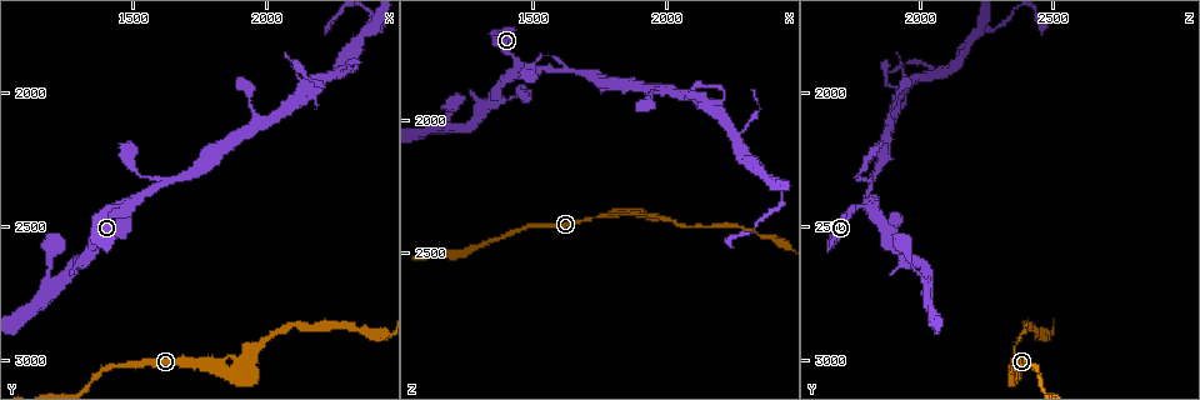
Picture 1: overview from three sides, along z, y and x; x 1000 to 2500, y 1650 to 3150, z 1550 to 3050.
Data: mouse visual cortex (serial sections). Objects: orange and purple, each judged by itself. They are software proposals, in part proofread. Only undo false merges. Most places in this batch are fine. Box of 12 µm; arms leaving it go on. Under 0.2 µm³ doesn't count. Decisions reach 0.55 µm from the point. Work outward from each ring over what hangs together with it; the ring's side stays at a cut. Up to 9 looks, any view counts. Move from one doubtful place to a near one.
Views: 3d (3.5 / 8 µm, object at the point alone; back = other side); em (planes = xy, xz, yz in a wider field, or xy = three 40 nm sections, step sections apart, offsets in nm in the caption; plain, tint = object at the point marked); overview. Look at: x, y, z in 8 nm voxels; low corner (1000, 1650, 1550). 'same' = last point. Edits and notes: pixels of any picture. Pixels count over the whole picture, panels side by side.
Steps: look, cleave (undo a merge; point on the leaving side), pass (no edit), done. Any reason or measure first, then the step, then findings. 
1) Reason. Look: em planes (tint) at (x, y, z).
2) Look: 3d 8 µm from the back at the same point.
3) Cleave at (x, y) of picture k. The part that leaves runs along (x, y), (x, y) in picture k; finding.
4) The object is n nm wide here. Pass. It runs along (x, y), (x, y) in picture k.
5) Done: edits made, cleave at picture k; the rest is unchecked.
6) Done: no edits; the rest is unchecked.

Sudden change in width. Look: 3d 3.5 µm at (1960, 2970, 2360).

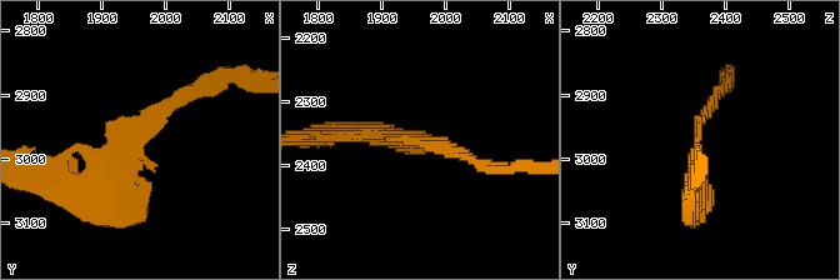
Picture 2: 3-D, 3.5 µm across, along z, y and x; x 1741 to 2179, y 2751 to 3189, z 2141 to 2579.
The arms are 150, 300 nm wide. Look: em planes (tint) at (1955, 2970, 2360).

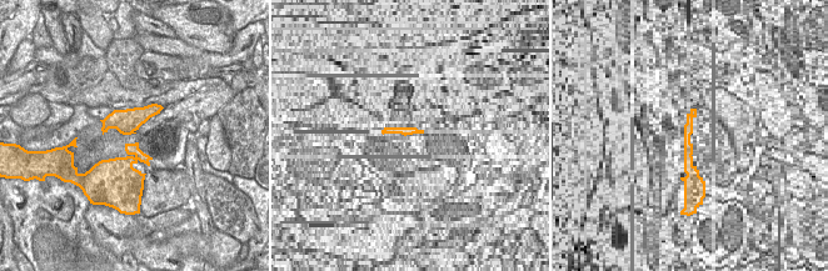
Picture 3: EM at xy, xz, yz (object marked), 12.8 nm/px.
Pass. It runs along (80, 184), (191, 91) in picture 2; one cell here.

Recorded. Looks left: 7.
Look: 3d 3.5 µm at (2340, 2890, 2440).

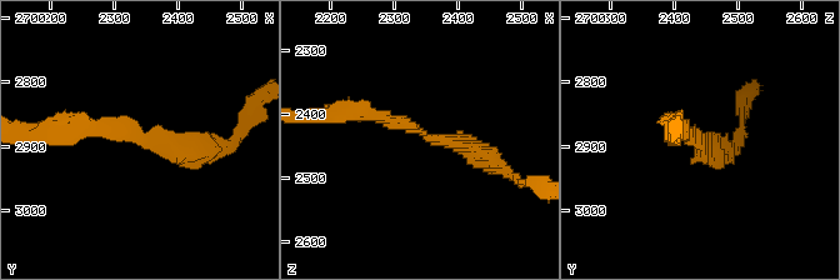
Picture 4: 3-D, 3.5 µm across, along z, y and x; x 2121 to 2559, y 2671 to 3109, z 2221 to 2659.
The arms are 200, 250 nm wide; now the EM. Look: em xy step 3 (tint) at (2350, 2890, 2435).

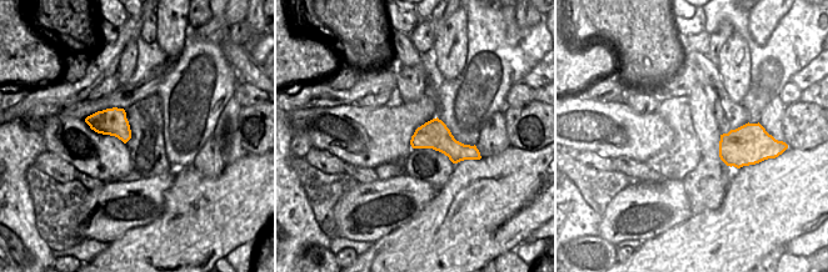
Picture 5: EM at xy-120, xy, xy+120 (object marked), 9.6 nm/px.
Pass. It runs along (348, 113), (405, 121), (496, 164) in picture 4; all the same cell.

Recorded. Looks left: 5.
A narrow waist. Look: 3d 8 µm at (1460, 2430, 1800).

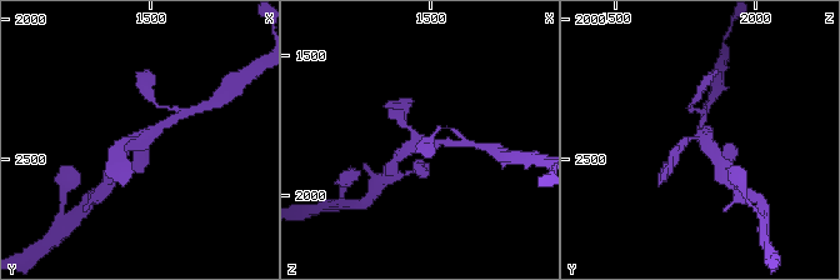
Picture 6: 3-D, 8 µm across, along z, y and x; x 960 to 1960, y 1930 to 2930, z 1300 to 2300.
Closer look. Look: 3d 3.5 µm at (1470, 2430, 1810).

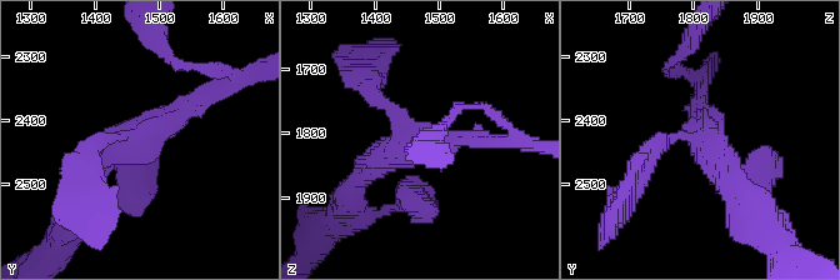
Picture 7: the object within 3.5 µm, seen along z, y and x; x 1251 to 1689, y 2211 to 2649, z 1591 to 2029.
Now the EM. Look: em xy step 3 (tint) at (1460, 2425, 1805).

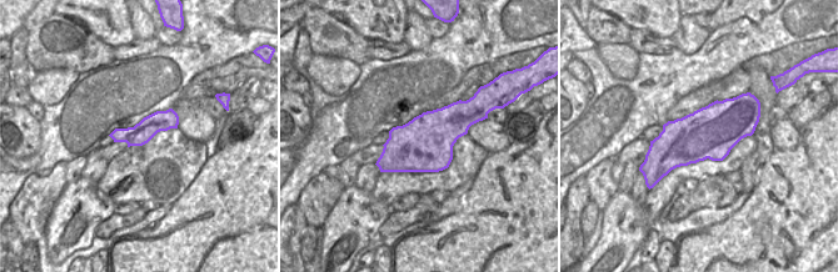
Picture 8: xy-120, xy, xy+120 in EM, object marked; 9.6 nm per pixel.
Pass. It runs along (90, 169), (98, 141), (205, 95) in picture 7; continuous, no second cell.

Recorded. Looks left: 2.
Done: no edits; the rest is unchecked.

